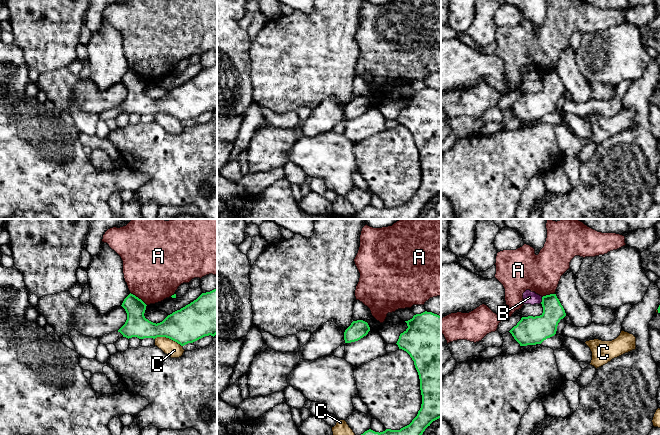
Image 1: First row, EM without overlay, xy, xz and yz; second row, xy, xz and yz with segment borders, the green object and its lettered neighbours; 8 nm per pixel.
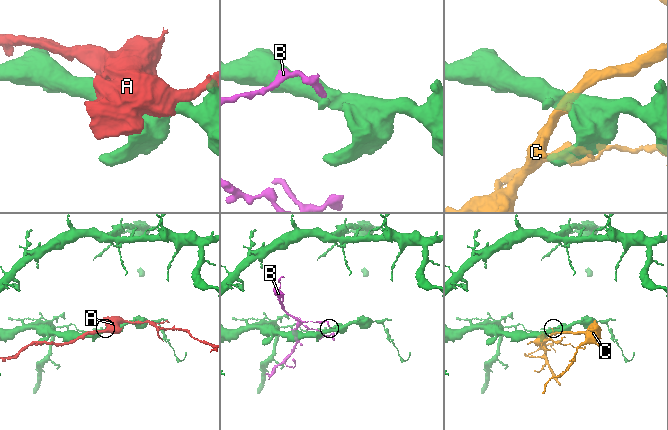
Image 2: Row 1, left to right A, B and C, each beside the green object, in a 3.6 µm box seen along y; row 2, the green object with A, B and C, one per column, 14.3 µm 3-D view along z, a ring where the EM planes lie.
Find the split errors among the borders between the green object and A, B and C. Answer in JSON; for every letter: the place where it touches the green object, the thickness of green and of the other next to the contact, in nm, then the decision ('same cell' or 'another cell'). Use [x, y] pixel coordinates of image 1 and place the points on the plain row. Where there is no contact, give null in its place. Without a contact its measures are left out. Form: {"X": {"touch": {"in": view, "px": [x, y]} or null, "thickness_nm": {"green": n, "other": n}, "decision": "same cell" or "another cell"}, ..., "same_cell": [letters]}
{"A": {"touch": {"in": "xy", "px": [137, 73]}, "thickness_nm": {"green": 190, "other": 480}, "decision": "another cell"}, "B": {"touch": {"in": "yz", "px": [542, 76]}, "thickness_nm": {"green": 220, "other": 100}, "decision": "another cell"}, "C": {"touch": {"in": "xy", "px": [168, 113]}, "thickness_nm": {"green": 280, "other": 130}, "decision": "another cell"}, "same_cell": []}

